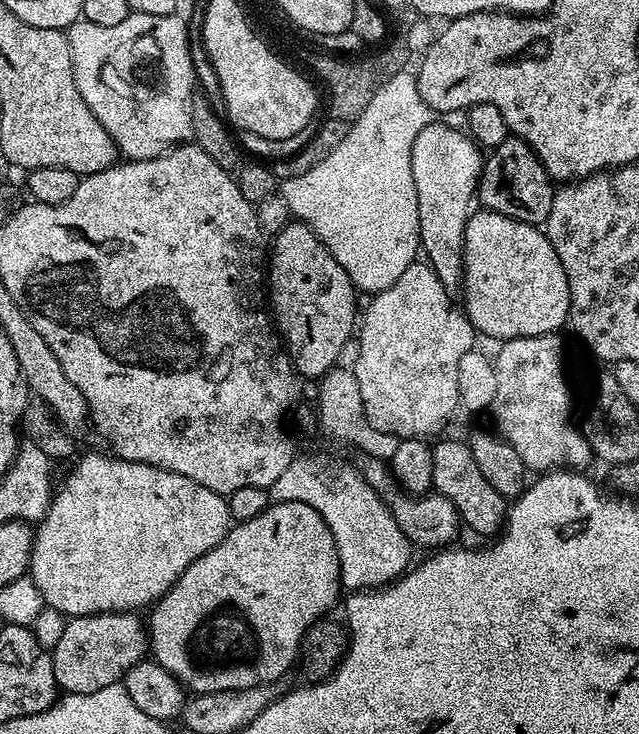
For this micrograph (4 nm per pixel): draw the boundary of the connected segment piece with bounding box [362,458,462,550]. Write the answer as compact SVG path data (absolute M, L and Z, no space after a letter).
M368 458L365 461L364 468L362 467L364 481L387 504L392 511L394 522L398 522L398 526L406 534L406 538L412 541L413 545L420 547L421 544L422 547L428 548L427 550L439 550L455 541L452 539L455 538L456 531L461 531L462 521L454 502L450 502L450 498L440 495L435 490L429 491L427 494L409 494L398 487L397 481L385 461L379 458Z

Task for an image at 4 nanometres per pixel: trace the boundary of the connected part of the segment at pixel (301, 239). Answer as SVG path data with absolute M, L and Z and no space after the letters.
M289 222L280 232L275 233L273 242L270 244L270 263L266 268L266 284L270 289L270 312L274 317L275 327L278 329L279 335L282 337L283 343L288 349L288 355L292 357L292 366L296 369L301 377L313 376L319 378L327 374L329 370L337 367L340 355L344 352L344 347L348 344L348 339L353 339L354 329L358 324L358 312L356 316L356 296L358 297L357 289L354 287L351 278L346 274L346 270L342 270L342 266L330 254L330 250L325 246L319 238L314 234L314 230L310 230L308 224L299 222Z

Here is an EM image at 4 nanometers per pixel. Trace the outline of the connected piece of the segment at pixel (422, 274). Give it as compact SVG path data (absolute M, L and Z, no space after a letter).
M415 261L411 266L406 268L406 271L394 286L390 286L387 290L377 293L360 324L358 332L358 340L360 336L360 346L358 348L358 356L356 362L352 365L352 371L355 374L355 380L358 382L358 388L361 391L363 406L366 410L367 421L376 430L381 430L383 433L388 433L391 436L397 436L400 439L425 439L428 436L436 433L461 405L459 386L458 386L458 365L461 357L472 349L475 349L478 341L478 333L467 318L467 313L456 303L451 293L447 292L442 286L441 280L434 274L431 267L426 262Z

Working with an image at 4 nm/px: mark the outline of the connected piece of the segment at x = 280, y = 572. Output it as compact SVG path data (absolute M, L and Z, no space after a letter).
M277 500L269 503L269 506L261 516L250 518L241 524L233 523L227 534L202 558L194 561L188 569L176 580L176 585L156 601L151 609L152 617L147 617L146 627L150 637L150 652L157 664L161 664L170 674L174 674L180 679L185 689L196 694L206 692L237 692L252 688L261 682L276 682L280 675L288 667L295 665L298 660L298 653L302 648L302 641L308 629L321 619L332 608L332 603L336 600L336 595L342 592L340 583L340 563L338 562L338 550L334 538L330 534L330 526L314 510L314 506L306 506L306 502L282 502Z

